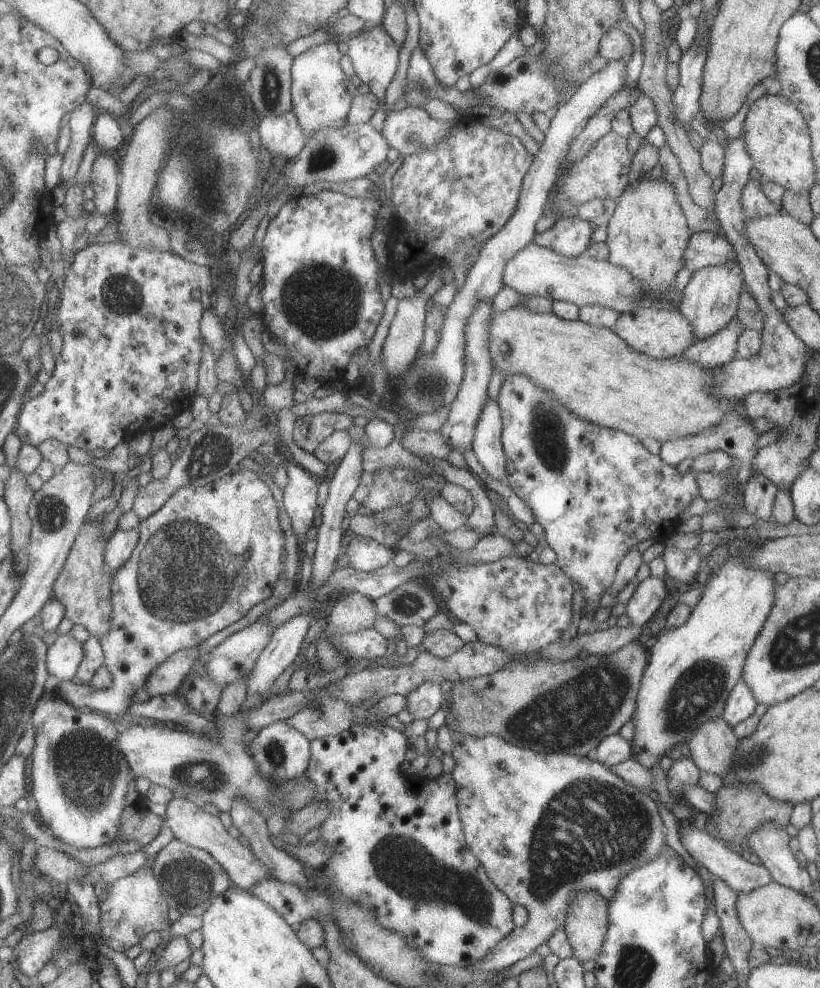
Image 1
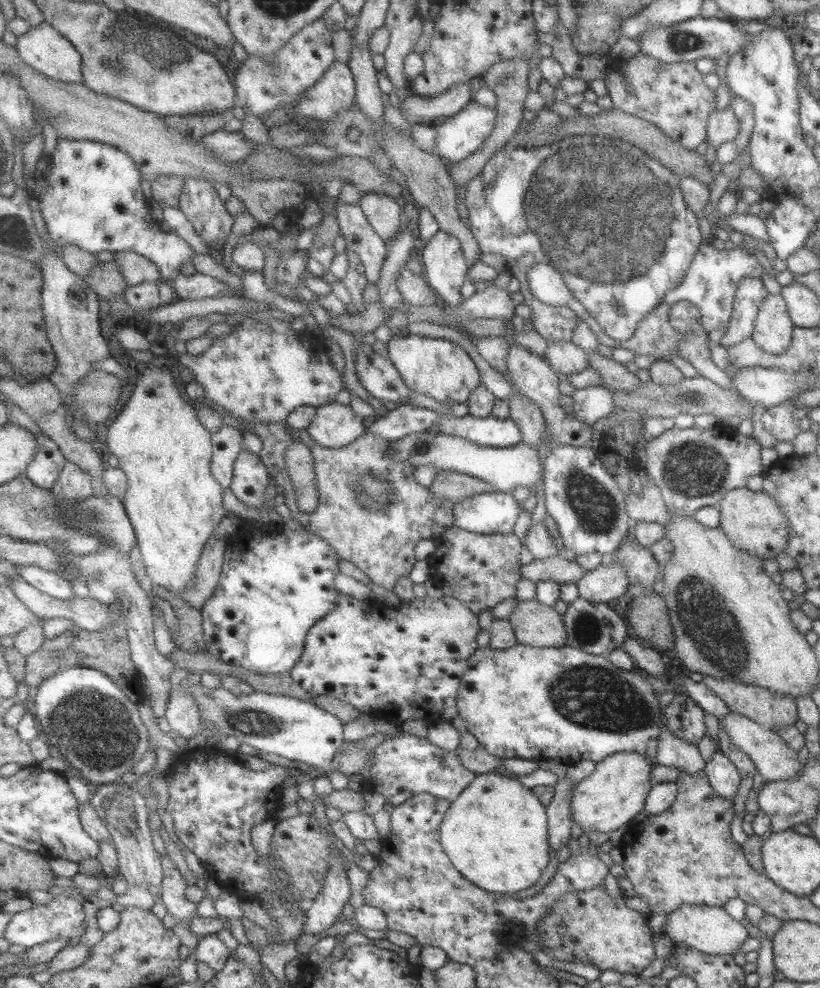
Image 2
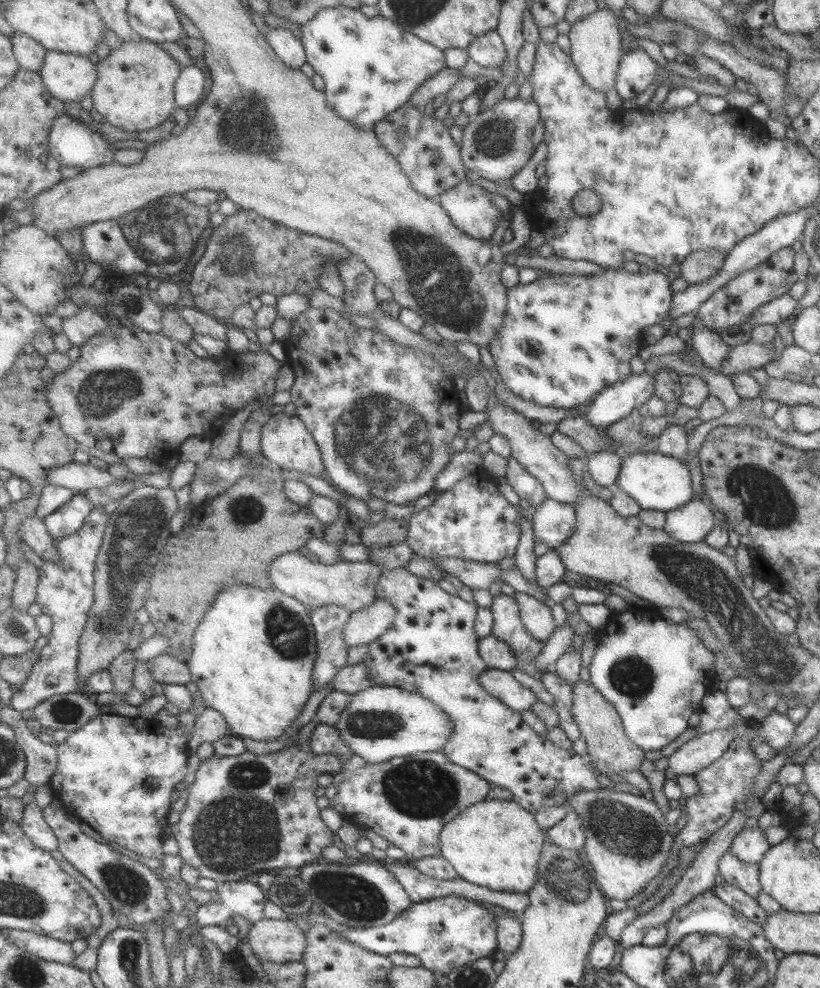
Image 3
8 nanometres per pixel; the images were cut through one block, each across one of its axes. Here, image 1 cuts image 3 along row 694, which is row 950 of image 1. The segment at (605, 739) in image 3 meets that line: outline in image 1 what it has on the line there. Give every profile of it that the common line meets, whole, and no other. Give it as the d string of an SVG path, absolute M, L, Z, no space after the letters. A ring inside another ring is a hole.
M598 892L579 893L569 907L565 930L576 957L583 963L600 955L608 932L608 901Z

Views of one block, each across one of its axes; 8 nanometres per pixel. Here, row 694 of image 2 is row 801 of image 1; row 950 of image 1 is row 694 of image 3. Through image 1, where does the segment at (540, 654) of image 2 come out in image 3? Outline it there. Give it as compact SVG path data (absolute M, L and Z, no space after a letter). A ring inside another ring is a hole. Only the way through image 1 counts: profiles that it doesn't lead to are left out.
M490 668L480 678L484 689L495 697L500 697L505 704L520 713L529 710L535 703L539 702L535 692L525 688L512 672L497 668Z

